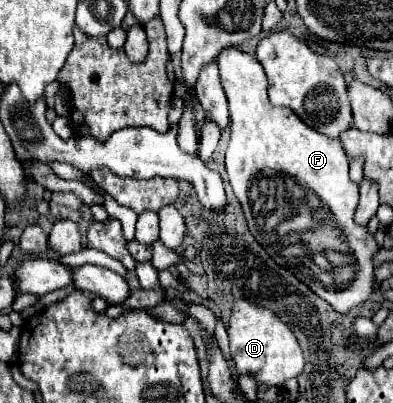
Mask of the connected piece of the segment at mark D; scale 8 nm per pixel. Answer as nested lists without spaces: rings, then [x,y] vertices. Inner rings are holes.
[[[236,301],[228,321],[228,335],[238,373],[252,375],[256,383],[278,387],[284,381],[298,377],[304,369],[304,355],[292,329],[280,317],[276,317],[274,311],[256,307],[248,301]]]

